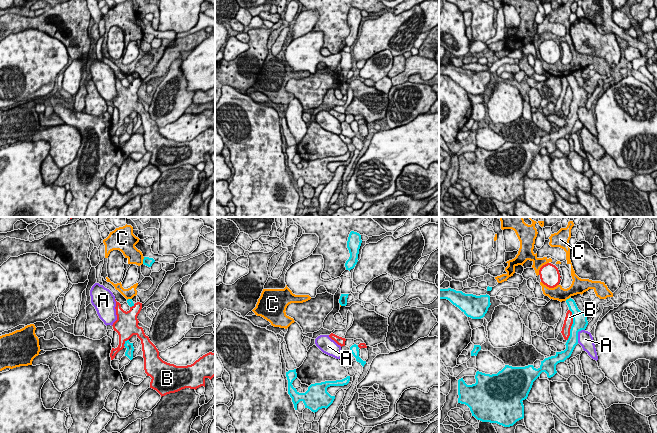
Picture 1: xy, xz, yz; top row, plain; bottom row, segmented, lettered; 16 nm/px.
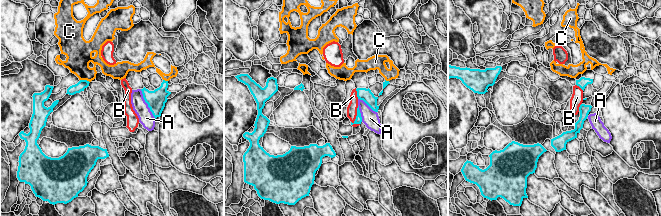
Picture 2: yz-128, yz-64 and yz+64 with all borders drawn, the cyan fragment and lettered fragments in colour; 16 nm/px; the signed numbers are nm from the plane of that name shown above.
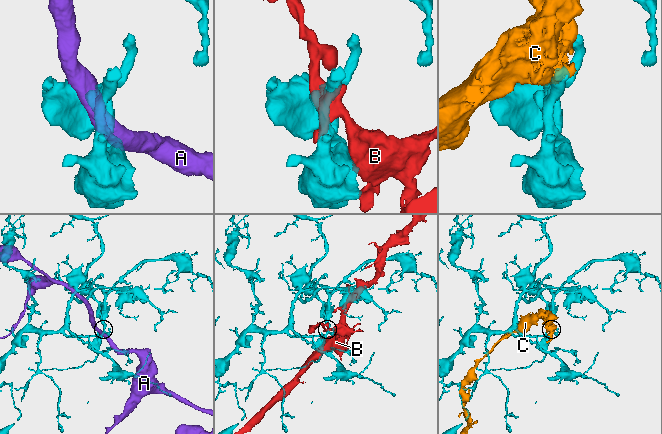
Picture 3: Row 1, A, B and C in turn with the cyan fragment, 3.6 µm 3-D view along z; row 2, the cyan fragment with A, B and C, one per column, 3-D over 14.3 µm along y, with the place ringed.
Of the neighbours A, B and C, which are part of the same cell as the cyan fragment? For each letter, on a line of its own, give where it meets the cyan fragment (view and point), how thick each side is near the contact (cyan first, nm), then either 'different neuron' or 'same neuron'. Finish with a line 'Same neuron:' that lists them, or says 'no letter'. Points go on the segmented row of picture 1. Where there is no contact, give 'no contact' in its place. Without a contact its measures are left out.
A: contact yz (577, 334); calibres 240 and 240 nm; different neuron
B: contact yz (572, 325); calibres 240 and 140 nm; different neuron
C: contact xy (143, 260); calibres 140 and 240 nm; different neuron
Same neuron: no letter

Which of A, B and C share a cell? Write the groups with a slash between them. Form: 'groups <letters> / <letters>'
groups A / B / C

